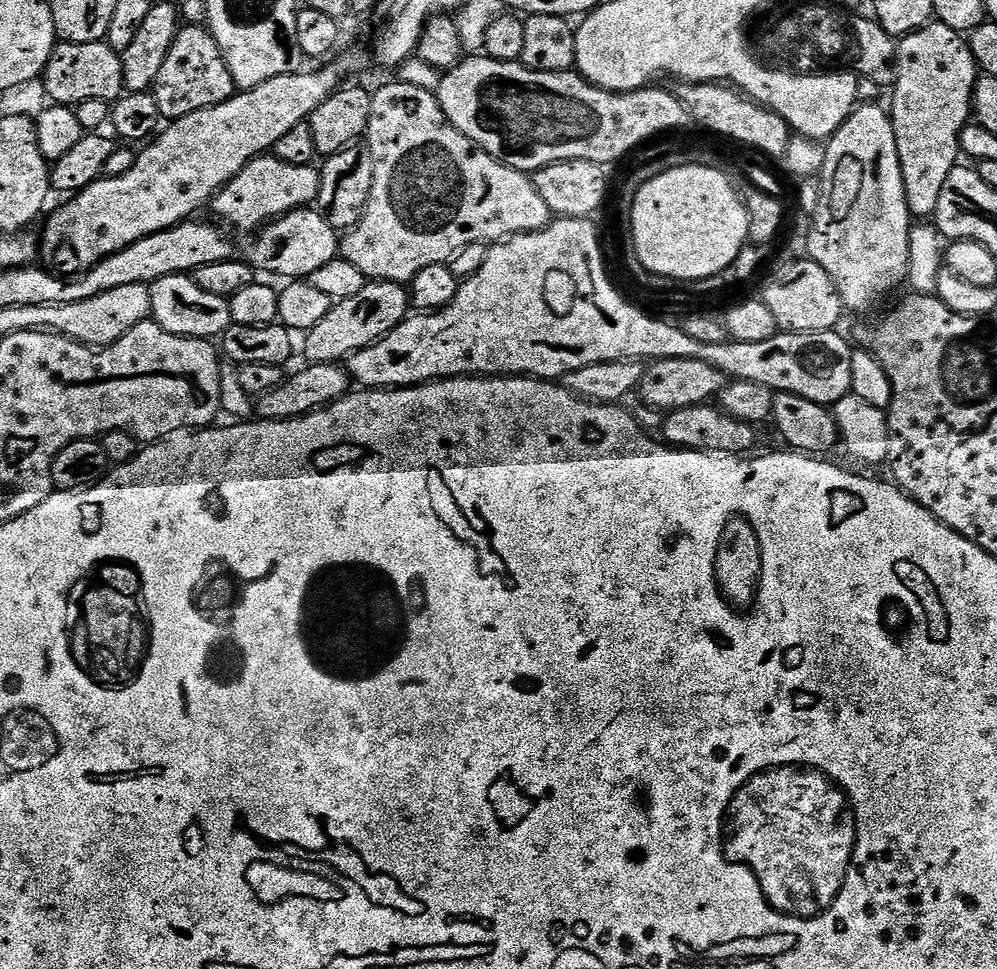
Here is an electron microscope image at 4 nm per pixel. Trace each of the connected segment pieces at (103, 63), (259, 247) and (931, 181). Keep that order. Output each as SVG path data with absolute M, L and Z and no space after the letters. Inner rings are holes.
M107 42L99 44L57 43L52 56L44 67L42 81L48 97L57 104L77 106L88 99L115 102L125 91L121 53L114 51Z
M305 206L288 212L271 221L255 237L256 245L252 248L250 260L261 273L277 272L280 276L288 276L284 278L310 278L318 270L322 270L326 262L337 259L341 241L337 229L332 228L323 212L311 212L312 210Z
M933 22L925 28L903 37L898 44L898 67L894 81L896 93L892 96L892 129L898 146L898 158L904 175L904 189L908 199L908 211L916 218L932 218L936 215L938 198L948 175L958 167L962 151L961 133L974 116L974 97L978 79L978 65L972 53L971 43L950 26Z

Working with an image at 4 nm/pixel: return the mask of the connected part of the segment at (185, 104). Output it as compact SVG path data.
M199 24L181 27L174 38L174 46L170 46L170 54L166 54L166 62L162 62L162 70L158 70L154 85L161 117L171 122L186 114L194 114L194 110L218 106L236 95L237 91L222 50L207 27Z

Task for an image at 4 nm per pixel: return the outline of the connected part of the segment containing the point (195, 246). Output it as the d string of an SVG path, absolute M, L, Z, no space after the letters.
M185 222L165 232L155 232L98 263L88 272L80 273L80 299L94 298L98 294L106 294L106 290L118 290L118 286L134 286L146 284L151 286L156 280L167 276L195 273L202 266L210 266L210 262L222 262L233 259L232 244L212 224L196 224Z

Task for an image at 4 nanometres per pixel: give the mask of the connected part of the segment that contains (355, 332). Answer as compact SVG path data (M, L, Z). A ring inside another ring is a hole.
M368 280L354 298L333 303L326 318L311 329L305 338L305 361L311 364L329 364L341 361L359 349L368 348L390 330L408 319L410 315L410 292L405 285L390 280Z

